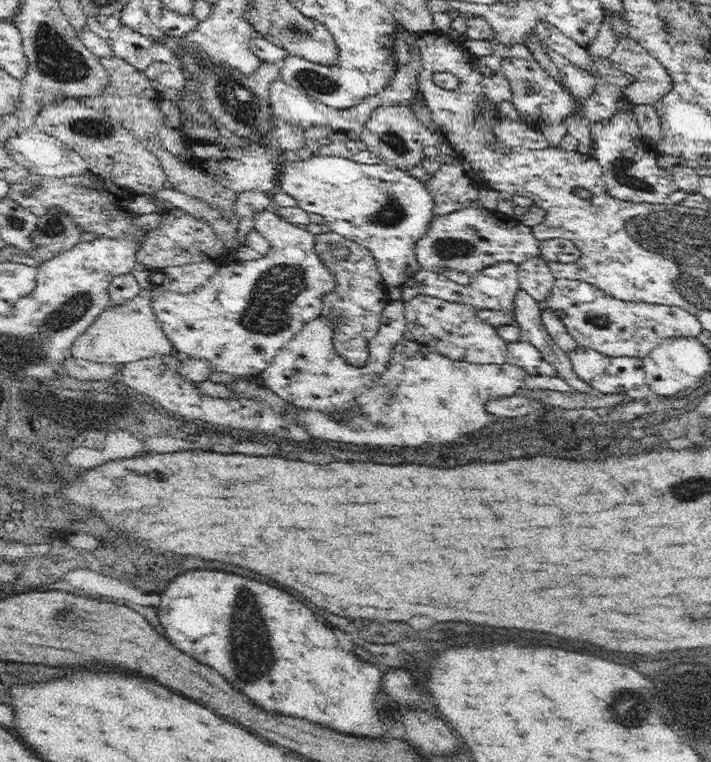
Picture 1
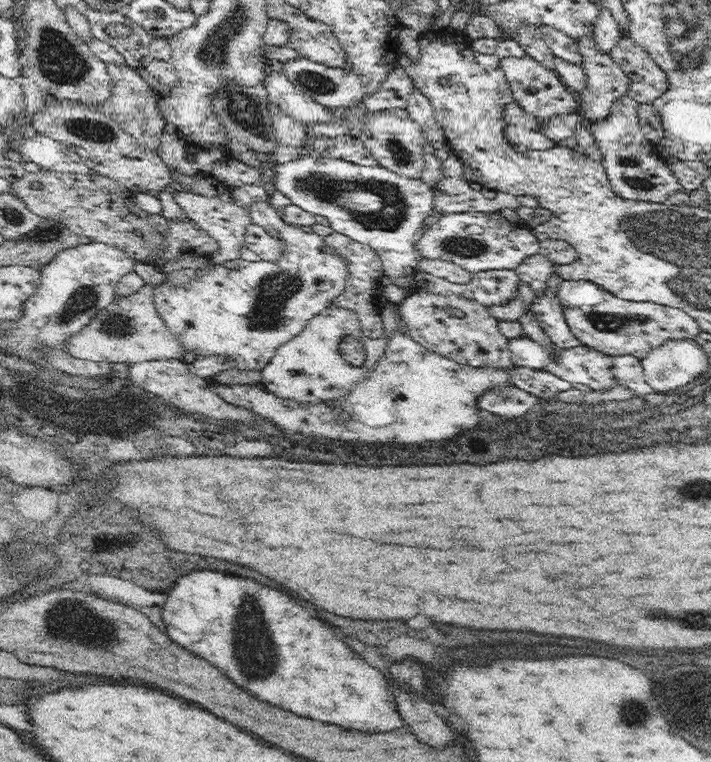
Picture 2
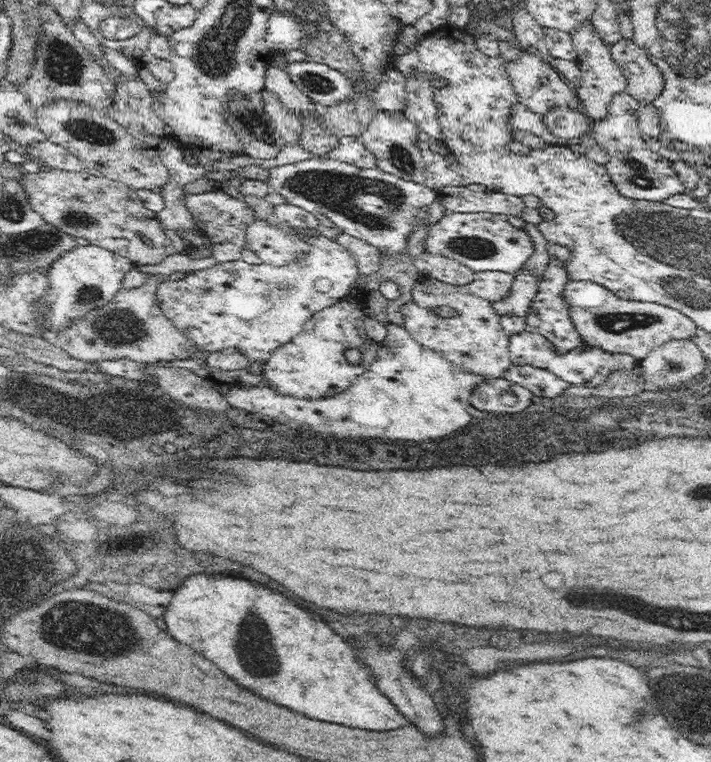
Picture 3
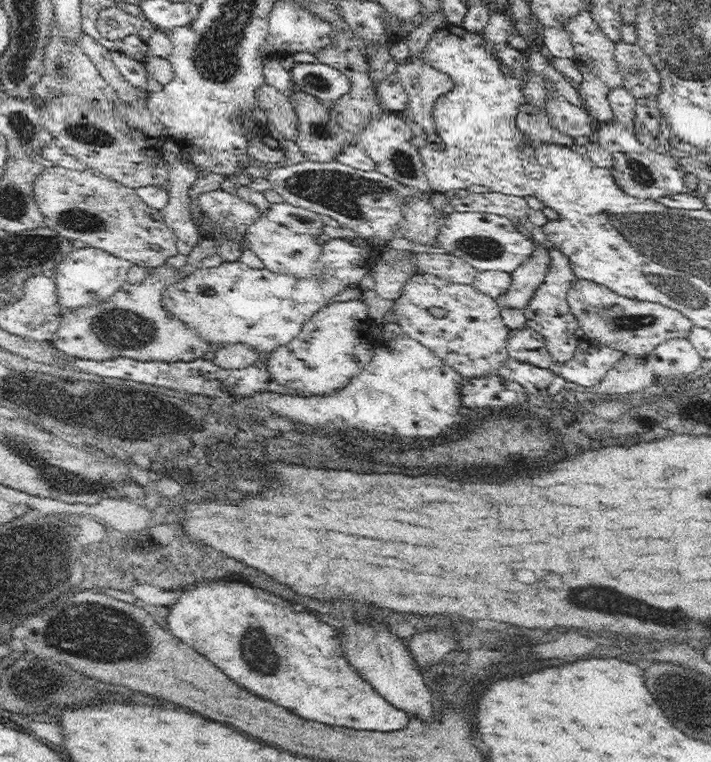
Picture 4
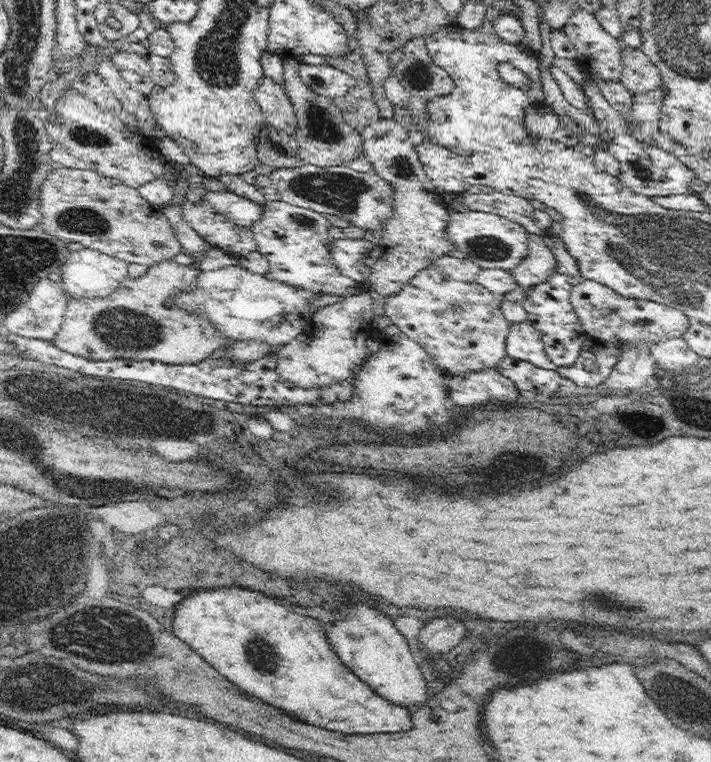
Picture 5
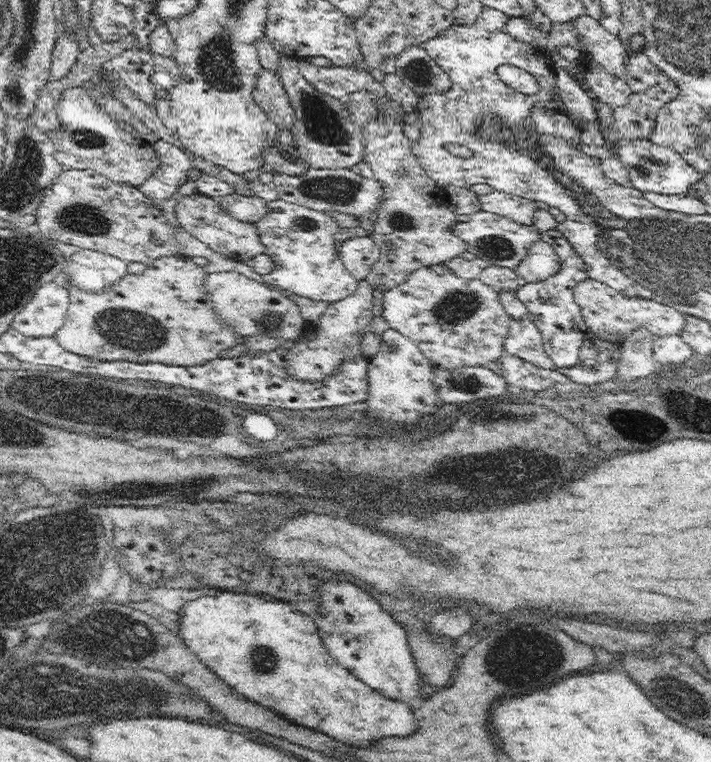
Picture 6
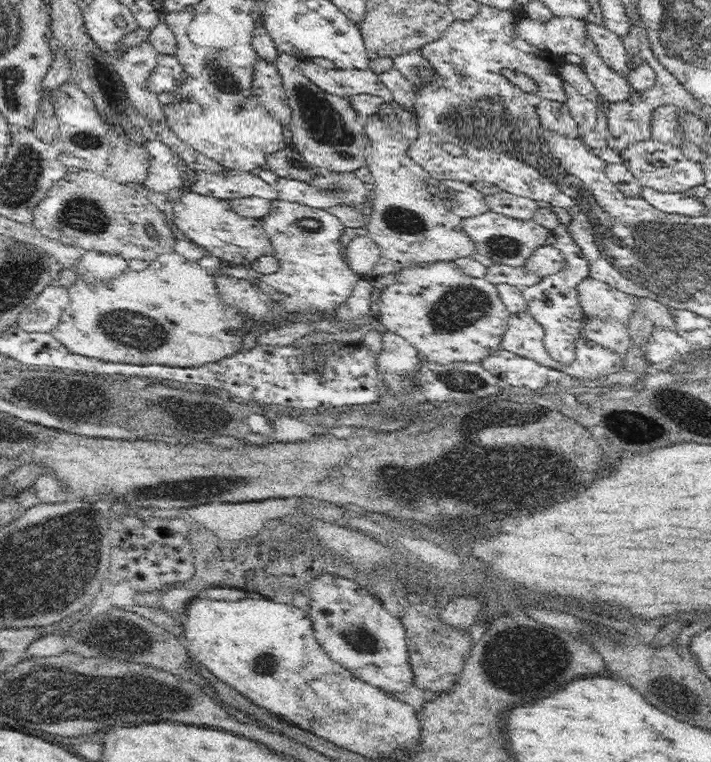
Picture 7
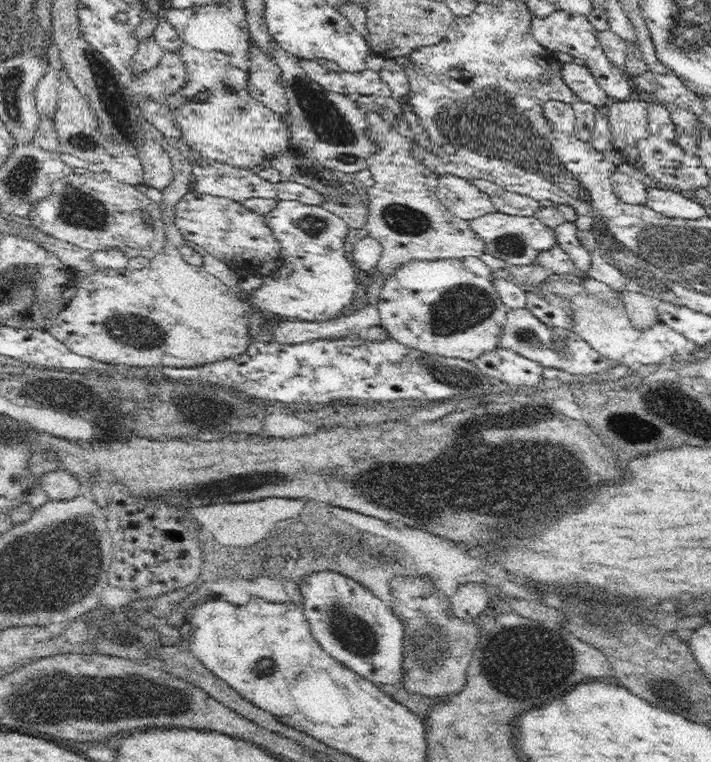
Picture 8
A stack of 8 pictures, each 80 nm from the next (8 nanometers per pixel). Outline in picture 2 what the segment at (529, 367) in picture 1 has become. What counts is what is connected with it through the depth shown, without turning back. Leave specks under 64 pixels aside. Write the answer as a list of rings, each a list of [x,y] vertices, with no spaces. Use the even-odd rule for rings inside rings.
[[[525,333],[522,336],[509,339],[509,349],[513,365],[547,370],[574,386],[583,386],[586,390],[610,388],[612,382],[619,380],[632,388],[636,395],[654,392],[652,386],[644,378],[641,360],[630,354],[606,354],[583,344],[574,346],[574,348],[562,348],[550,342],[540,344]]]

